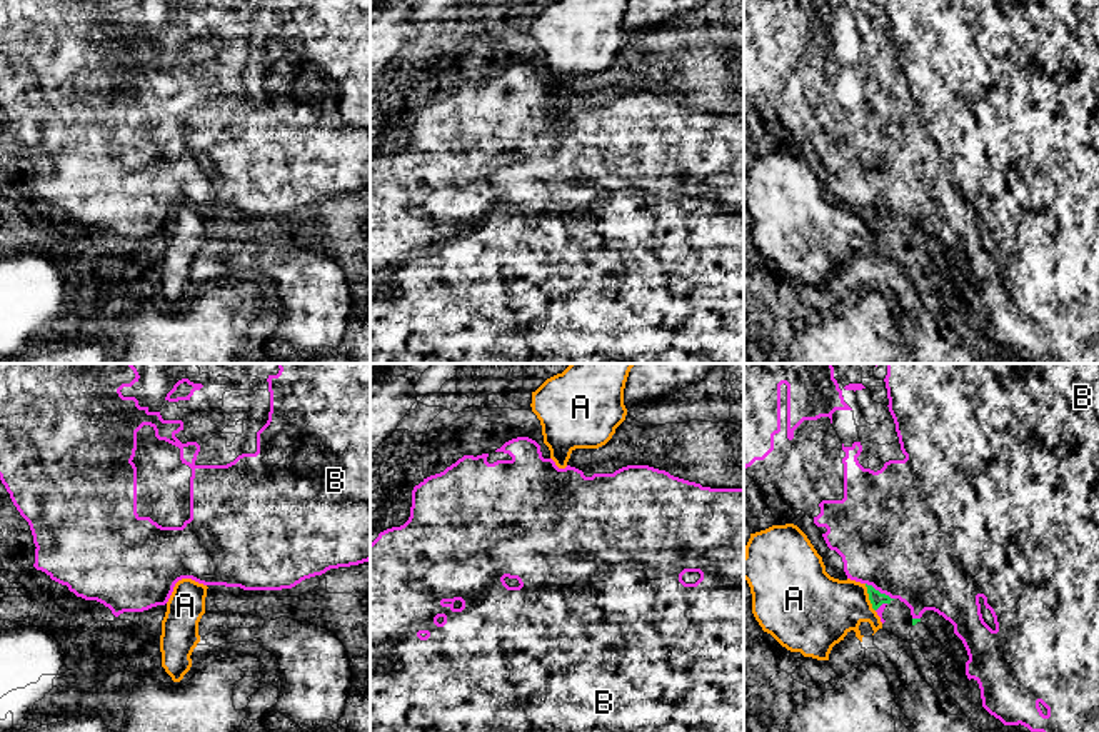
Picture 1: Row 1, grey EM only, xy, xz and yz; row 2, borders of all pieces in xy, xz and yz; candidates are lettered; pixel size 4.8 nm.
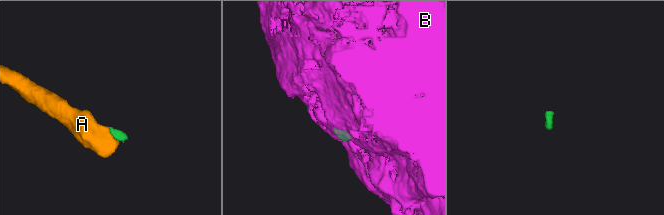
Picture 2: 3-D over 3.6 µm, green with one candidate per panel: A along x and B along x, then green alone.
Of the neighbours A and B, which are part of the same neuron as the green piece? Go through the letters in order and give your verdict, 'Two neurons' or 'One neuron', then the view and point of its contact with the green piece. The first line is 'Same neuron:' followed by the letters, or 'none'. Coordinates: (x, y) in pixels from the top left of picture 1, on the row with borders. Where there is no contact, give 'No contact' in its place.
Same neuron: A
A: One neuron. Touches green at yz (869, 597)
B: Two neurons. Touches green at yz (878, 591)

